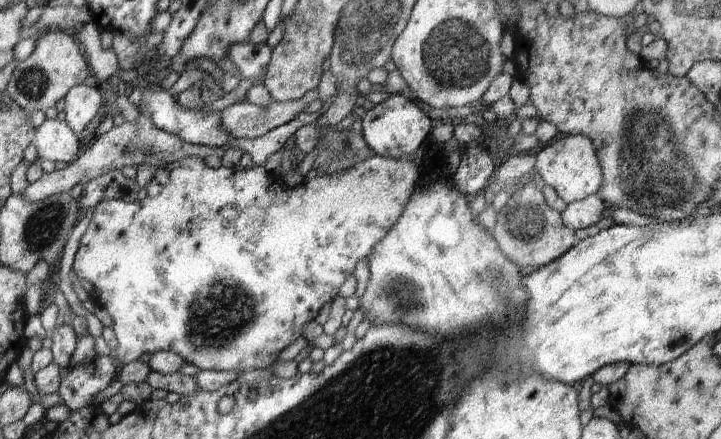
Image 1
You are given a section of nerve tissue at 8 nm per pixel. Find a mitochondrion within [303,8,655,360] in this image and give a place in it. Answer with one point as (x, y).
(454, 53)

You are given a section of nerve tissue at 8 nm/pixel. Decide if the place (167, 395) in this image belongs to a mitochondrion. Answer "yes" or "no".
no

